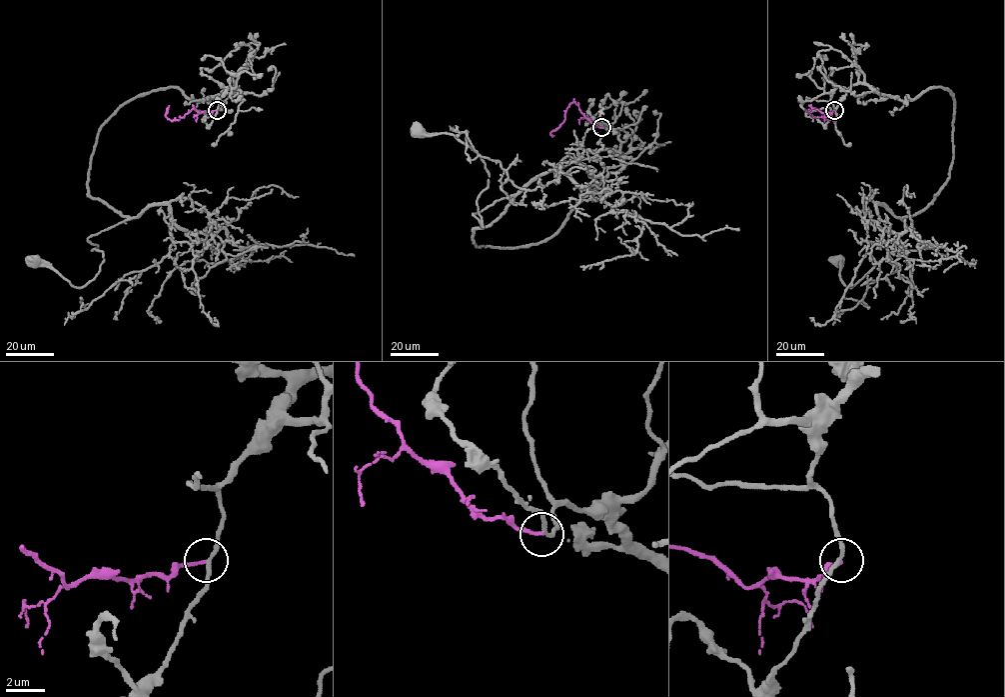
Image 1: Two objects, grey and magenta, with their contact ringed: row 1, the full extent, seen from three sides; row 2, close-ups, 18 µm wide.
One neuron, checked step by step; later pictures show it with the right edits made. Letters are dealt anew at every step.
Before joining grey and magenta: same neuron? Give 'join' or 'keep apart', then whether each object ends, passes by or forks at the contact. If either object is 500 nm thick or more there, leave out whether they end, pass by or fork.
keep apart | grey passes by | magenta ends

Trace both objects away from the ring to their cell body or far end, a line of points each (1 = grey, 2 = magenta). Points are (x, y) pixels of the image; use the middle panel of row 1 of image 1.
1: (601, 127), (622, 166), (510, 248), (473, 230), (512, 195), (481, 225), (484, 161), (419, 131)
2: (601, 128), (594, 125), (572, 102), (563, 122), (550, 132), (554, 135)

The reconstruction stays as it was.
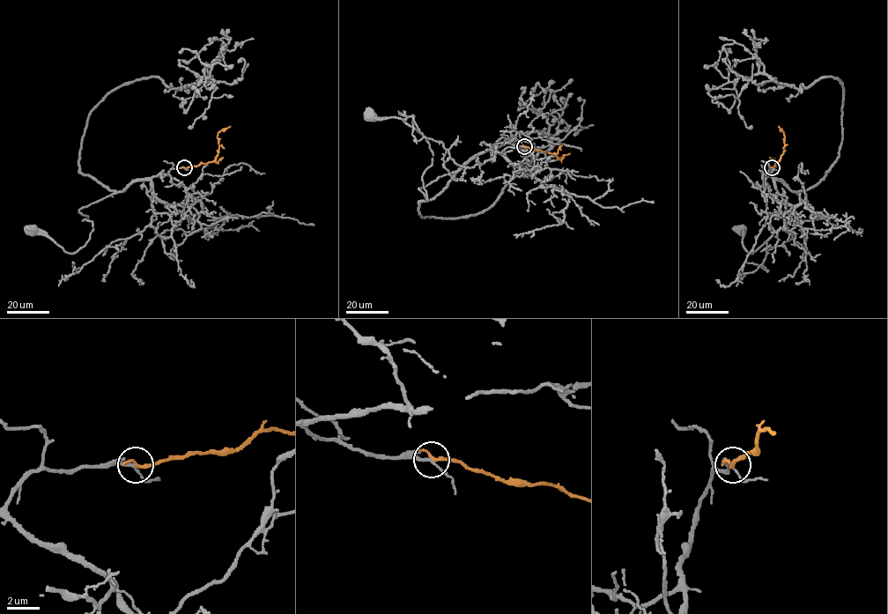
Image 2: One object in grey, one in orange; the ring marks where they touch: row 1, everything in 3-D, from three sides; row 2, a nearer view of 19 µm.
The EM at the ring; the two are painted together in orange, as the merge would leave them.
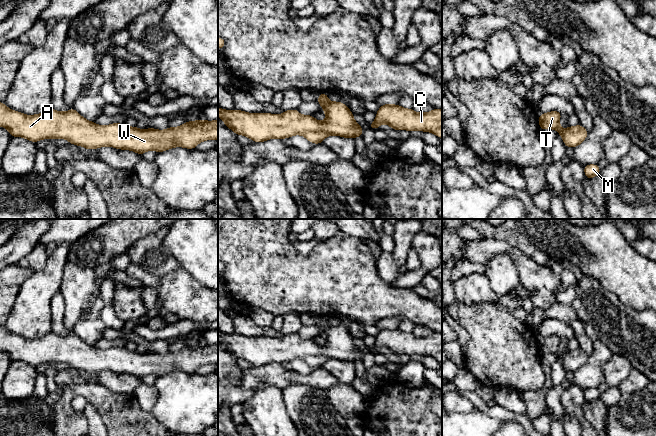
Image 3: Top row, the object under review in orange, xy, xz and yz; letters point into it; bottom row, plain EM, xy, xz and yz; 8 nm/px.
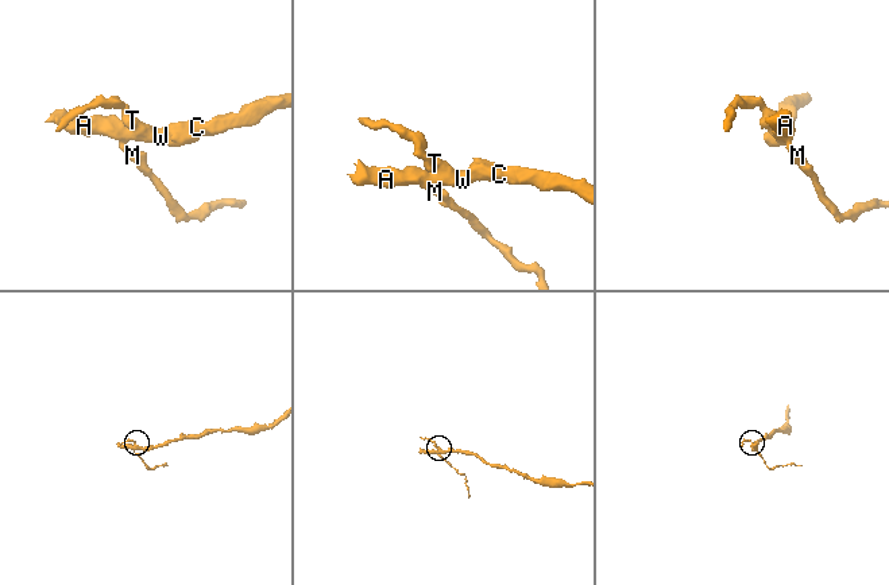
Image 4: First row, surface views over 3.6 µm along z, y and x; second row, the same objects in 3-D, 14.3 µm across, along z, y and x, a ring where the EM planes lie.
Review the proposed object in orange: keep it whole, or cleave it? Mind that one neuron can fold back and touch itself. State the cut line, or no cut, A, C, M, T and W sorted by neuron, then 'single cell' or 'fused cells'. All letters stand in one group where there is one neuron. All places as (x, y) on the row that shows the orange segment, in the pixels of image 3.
no cut | A C M T W | single cell

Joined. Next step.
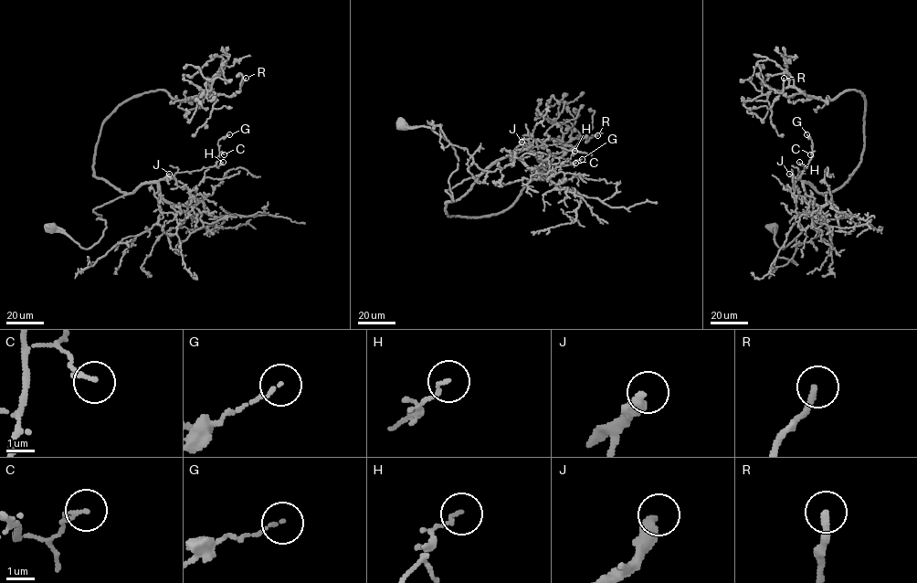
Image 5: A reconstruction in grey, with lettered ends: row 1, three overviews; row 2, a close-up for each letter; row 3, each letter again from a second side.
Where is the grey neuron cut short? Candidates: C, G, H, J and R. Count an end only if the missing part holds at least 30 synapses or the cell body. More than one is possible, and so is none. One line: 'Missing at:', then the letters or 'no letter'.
Missing at: J, R

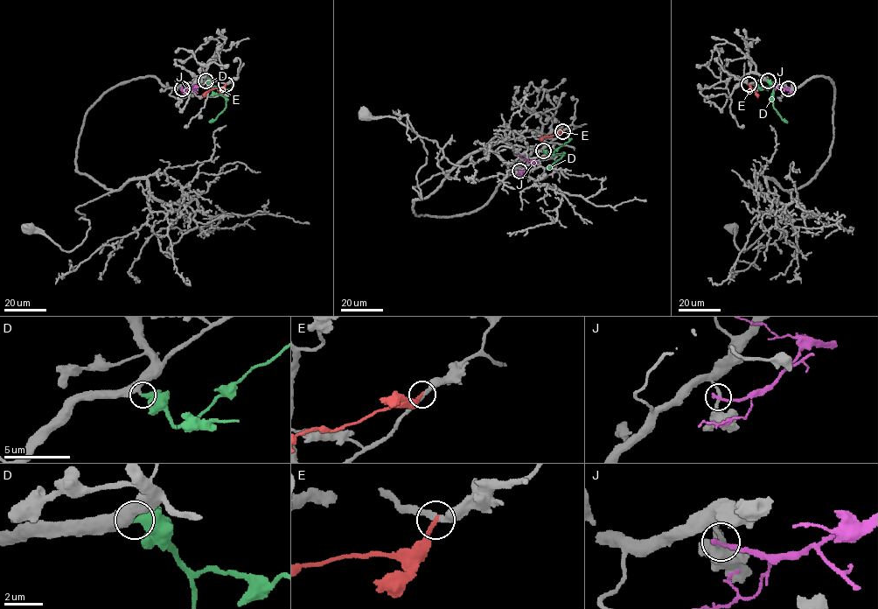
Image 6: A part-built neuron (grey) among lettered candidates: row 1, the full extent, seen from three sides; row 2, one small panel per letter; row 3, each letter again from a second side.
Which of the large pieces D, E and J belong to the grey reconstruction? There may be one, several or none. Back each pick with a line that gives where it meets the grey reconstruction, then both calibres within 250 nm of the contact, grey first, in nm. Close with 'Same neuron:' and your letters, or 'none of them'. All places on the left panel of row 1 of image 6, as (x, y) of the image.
D: meets grey at (205, 80); 380 nm thick on the grey side, 500 nm on the other
Same neuron: D

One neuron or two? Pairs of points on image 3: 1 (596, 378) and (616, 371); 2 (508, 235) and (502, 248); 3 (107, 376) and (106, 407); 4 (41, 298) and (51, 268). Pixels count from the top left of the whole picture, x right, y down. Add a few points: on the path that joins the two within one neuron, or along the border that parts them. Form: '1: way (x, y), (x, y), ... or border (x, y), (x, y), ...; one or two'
1: border (613, 354), (603, 367), (604, 380); two
2: border (494, 237), (507, 241), (525, 254); two
3: border (97, 382), (115, 393), (130, 394); two
4: way (41, 291), (41, 287), (51, 275); one

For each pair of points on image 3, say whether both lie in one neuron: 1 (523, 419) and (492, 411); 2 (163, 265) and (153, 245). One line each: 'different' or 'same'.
1: same
2: same

